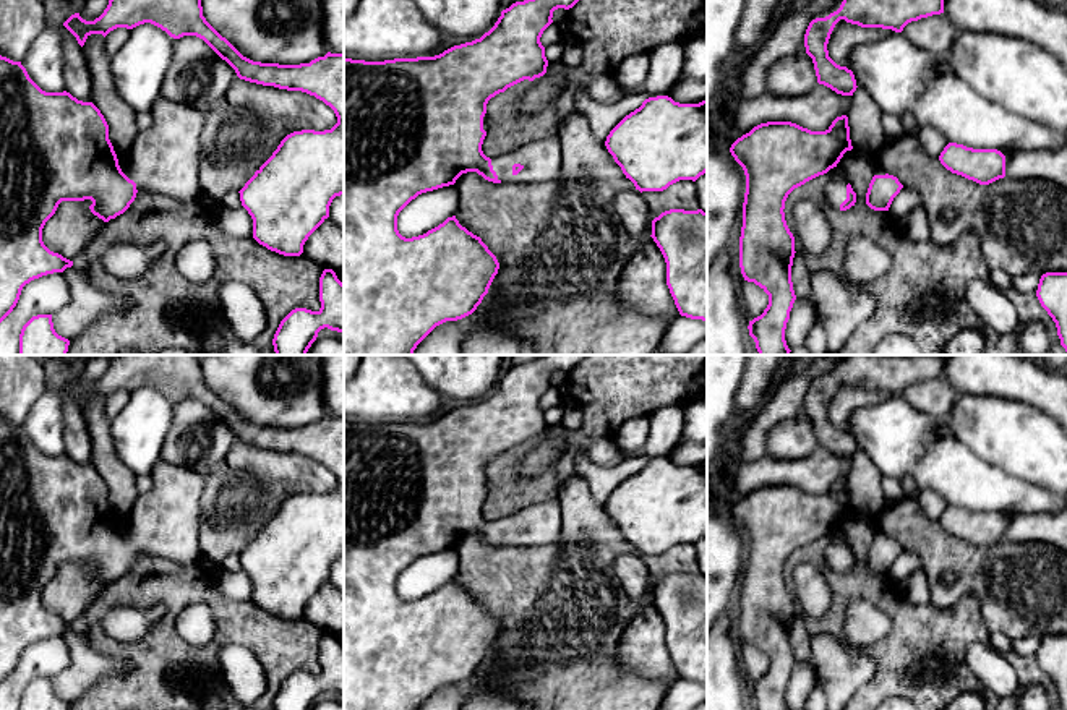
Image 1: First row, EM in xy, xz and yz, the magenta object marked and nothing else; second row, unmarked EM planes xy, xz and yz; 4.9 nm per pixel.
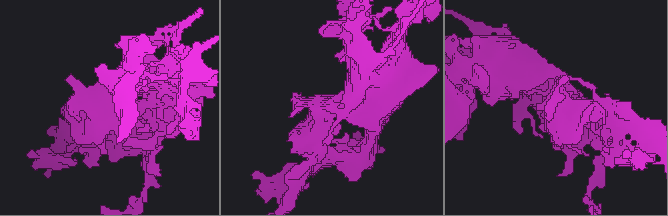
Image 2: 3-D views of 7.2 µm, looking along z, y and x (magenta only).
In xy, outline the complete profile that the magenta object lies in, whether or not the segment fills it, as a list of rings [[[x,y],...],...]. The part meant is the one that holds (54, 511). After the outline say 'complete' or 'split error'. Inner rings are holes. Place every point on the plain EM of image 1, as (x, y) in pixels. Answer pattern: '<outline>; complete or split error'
[[[0,418],[0,686],[13,674],[26,647],[73,629],[42,605],[42,592],[62,564],[91,562],[91,575],[109,585],[130,571],[138,554],[174,562],[199,561],[204,477],[164,460],[149,477],[152,486],[136,498],[122,533],[109,488],[92,465],[78,464],[66,454],[42,454],[21,425]]]; split error

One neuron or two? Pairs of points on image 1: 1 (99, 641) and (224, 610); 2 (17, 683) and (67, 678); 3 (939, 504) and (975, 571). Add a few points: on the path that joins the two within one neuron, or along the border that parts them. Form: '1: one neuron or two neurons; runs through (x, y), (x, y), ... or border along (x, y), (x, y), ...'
1: one neuron; runs through (137, 654), (205, 655), (213, 647)
2: two neurons; border along (70, 663), (52, 678)
3: two neurons; border along (915, 498), (921, 511), (938, 521)

